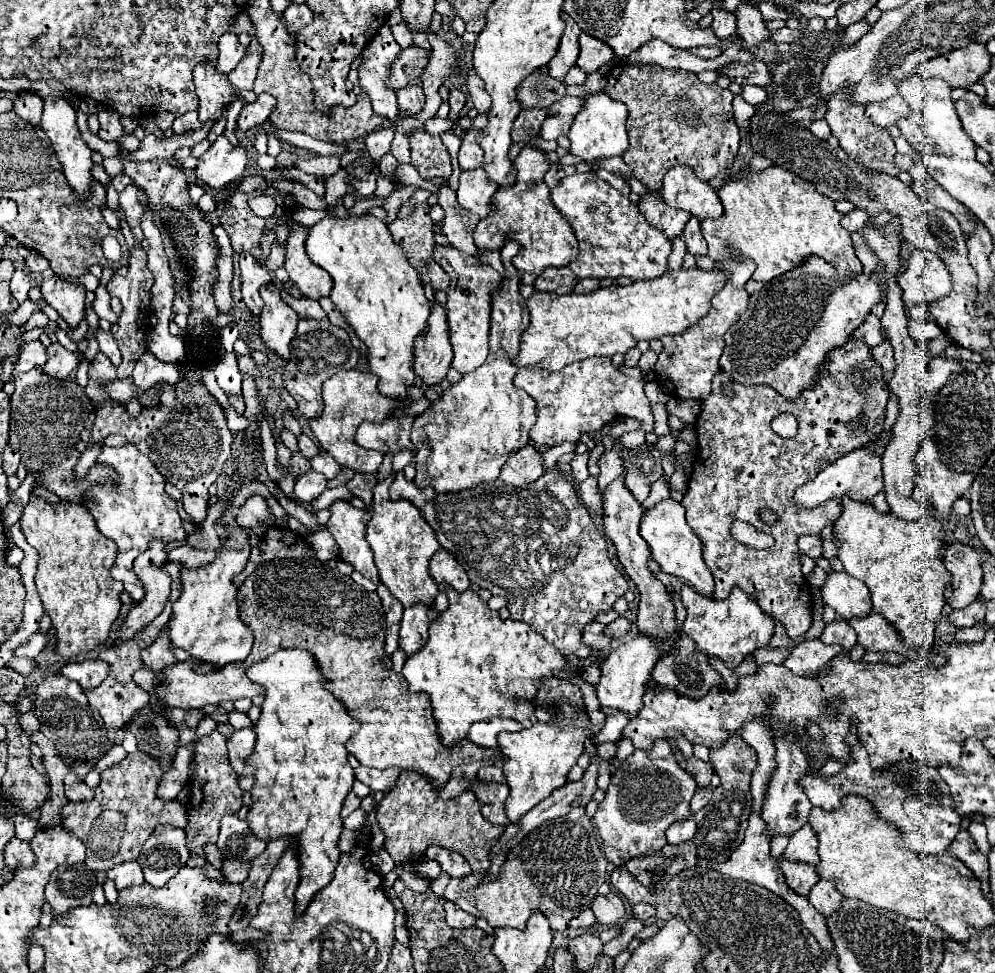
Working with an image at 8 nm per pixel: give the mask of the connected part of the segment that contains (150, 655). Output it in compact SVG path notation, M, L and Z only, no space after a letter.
M167 629L159 635L159 641L155 641L155 645L143 649L141 653L141 661L145 667L149 667L153 671L153 675L157 677L157 681L163 681L163 669L169 665L175 665L177 659L171 653L171 641L167 641Z

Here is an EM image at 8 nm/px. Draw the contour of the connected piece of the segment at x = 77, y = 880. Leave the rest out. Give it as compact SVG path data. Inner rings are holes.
M85 863L57 867L45 887L45 897L53 907L53 915L63 915L79 905L91 905L91 891L95 885L95 873L87 869Z

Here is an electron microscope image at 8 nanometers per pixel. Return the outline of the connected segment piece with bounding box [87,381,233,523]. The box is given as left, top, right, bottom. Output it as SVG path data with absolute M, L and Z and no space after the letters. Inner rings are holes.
M155 383L153 385L155 391L161 391L159 395L159 405L157 407L143 407L139 417L131 417L125 409L125 405L117 405L113 401L105 401L101 405L95 407L95 423L91 429L91 441L87 447L91 445L99 445L107 435L111 433L119 433L125 435L129 439L129 443L133 443L141 453L145 453L153 465L157 467L157 471L167 477L169 483L177 485L179 491L183 493L183 509L193 517L195 523L201 523L207 515L207 507L209 507L209 487L219 479L221 469L225 465L225 461L229 459L229 451L231 451L231 443L233 443L233 433L227 427L227 415L221 407L221 403L207 391L207 387L203 383L197 385L181 385L181 383Z

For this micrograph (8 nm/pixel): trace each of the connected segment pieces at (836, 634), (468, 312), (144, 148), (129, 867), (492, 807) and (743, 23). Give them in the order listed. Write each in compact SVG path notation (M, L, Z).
M835 619L833 623L825 625L821 641L825 645L843 645L843 653L847 653L849 649L853 649L855 641L855 631L851 629L851 625L847 625L845 619Z
M435 245L433 249L435 261L449 275L451 283L447 289L447 323L449 323L449 339L455 351L453 367L459 373L471 373L479 365L483 365L487 357L487 341L489 341L489 319L491 319L491 293L503 283L503 275L499 275L491 265L483 263L477 257L469 257L453 245L443 247Z
M207 121L207 123L203 123L203 127L199 131L191 131L185 135L171 135L171 137L163 137L163 139L157 139L155 135L145 135L141 139L139 149L131 153L131 161L157 161L157 159L165 161L165 159L171 159L179 147L193 147L199 141L203 141L207 135L207 129L211 125L213 123Z
M127 861L123 865L115 865L113 869L107 871L107 877L115 883L117 891L145 883L143 881L143 871L141 871L137 861Z
M473 779L469 785L469 791L475 793L477 801L481 803L481 815L497 825L507 825L503 803L507 799L507 785L499 783L483 783L479 779Z
M743 1L737 7L735 15L737 15L737 31L743 37L743 41L747 41L745 45L759 47L761 43L773 43L759 9L755 9L755 7L751 7L749 3Z

